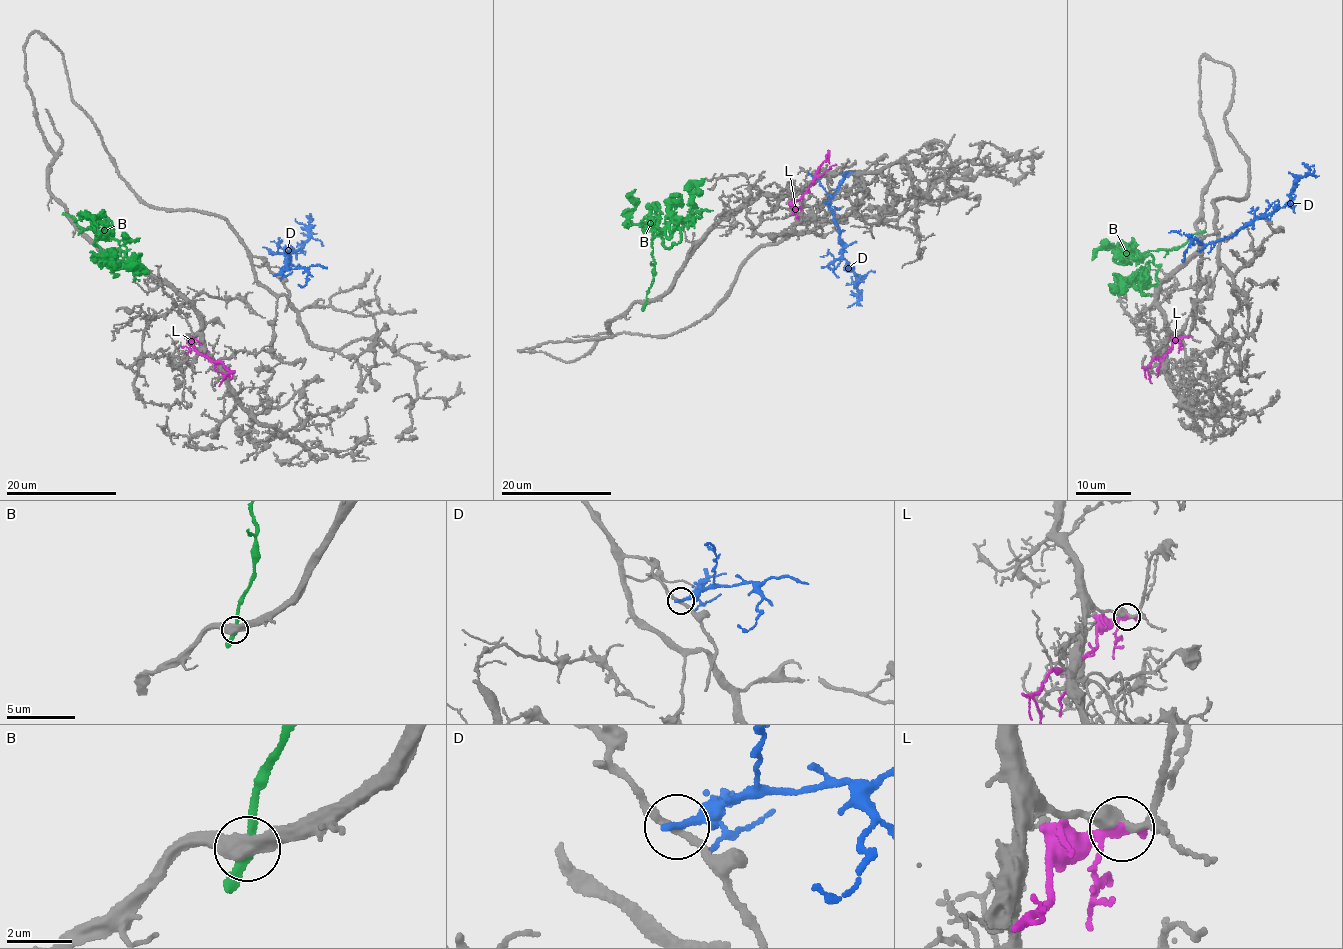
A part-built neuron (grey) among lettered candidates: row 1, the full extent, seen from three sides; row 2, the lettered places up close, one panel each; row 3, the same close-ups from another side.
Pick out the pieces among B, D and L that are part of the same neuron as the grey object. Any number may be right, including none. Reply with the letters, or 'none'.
none

